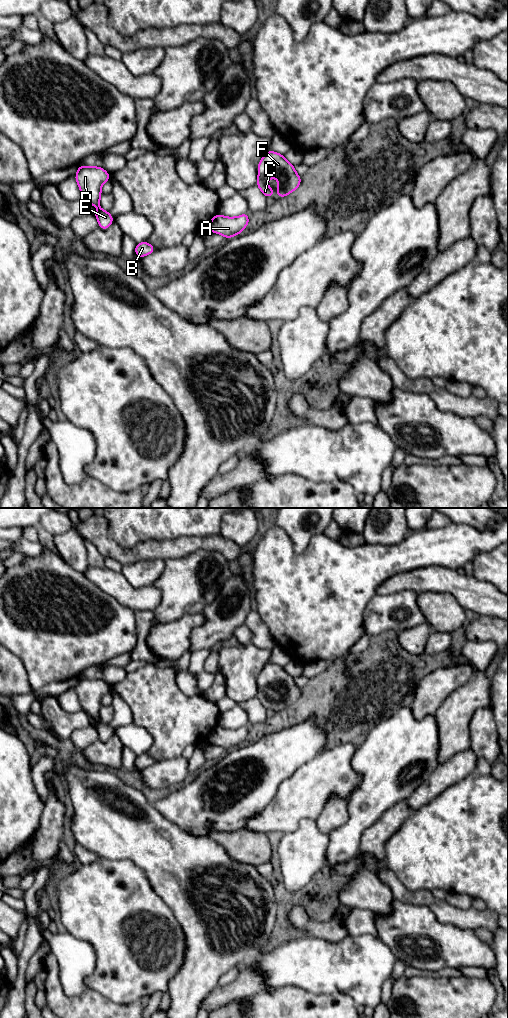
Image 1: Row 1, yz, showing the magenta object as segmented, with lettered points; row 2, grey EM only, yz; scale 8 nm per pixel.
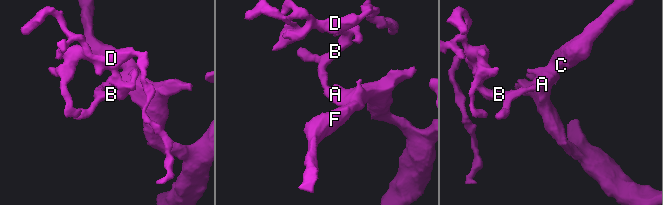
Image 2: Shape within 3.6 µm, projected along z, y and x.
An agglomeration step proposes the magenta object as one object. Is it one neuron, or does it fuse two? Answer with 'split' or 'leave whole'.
leave whole

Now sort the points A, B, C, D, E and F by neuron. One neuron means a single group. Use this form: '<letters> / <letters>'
A B C D E F

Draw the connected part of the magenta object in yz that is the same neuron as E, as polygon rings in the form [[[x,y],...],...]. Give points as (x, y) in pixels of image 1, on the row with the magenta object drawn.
[[[79,165],[75,179],[82,198],[94,207],[99,208],[94,213],[98,220],[99,228],[107,229],[113,223],[113,216],[101,208],[100,196],[102,194],[101,187],[110,179],[110,175],[101,167]]]

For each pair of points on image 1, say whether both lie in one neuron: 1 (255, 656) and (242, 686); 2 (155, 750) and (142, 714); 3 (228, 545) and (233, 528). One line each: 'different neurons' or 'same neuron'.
1: same neuron
2: same neuron
3: different neurons

